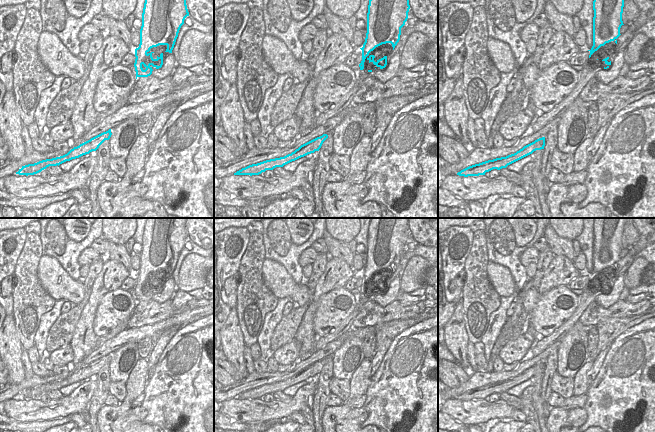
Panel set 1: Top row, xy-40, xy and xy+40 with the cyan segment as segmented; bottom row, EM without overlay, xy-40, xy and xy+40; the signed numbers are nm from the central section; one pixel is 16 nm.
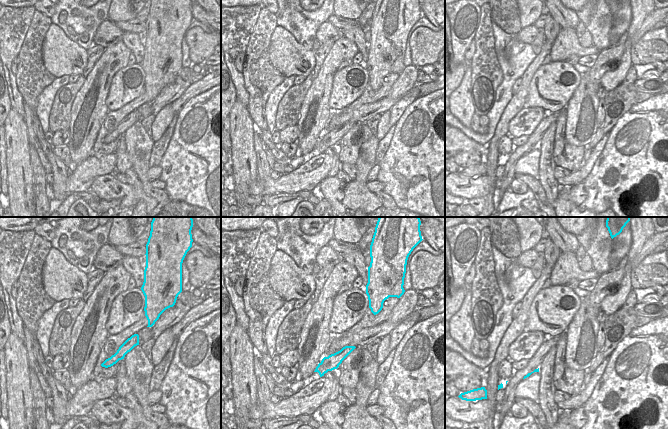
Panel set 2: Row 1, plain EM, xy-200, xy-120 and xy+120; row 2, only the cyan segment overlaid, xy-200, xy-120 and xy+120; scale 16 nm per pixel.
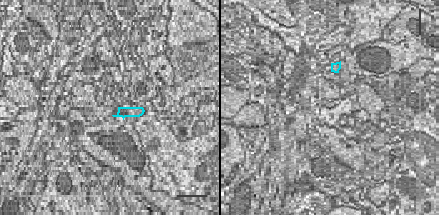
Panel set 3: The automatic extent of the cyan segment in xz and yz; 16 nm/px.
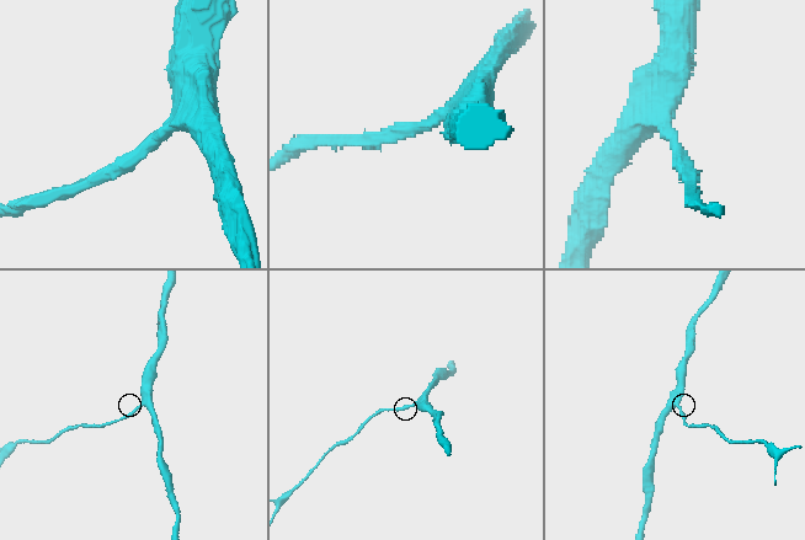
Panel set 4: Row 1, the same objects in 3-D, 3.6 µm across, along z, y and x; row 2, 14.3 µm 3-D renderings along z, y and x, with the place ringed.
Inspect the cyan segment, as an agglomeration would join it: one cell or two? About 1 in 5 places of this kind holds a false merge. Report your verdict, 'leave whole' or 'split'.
leave whole

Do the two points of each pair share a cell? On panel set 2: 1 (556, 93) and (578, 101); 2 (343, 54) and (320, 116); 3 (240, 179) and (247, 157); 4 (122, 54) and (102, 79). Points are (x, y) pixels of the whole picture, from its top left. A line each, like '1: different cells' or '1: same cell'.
1: different cells
2: same cell
3: same cell
4: same cell

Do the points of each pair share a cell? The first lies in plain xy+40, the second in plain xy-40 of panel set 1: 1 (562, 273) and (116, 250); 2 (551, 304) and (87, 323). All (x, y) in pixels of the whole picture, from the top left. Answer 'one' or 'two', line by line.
1: two
2: two

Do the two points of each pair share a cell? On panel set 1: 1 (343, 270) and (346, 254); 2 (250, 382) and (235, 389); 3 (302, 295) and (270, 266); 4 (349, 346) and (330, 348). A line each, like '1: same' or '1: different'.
1: different
2: same
3: same
4: different

